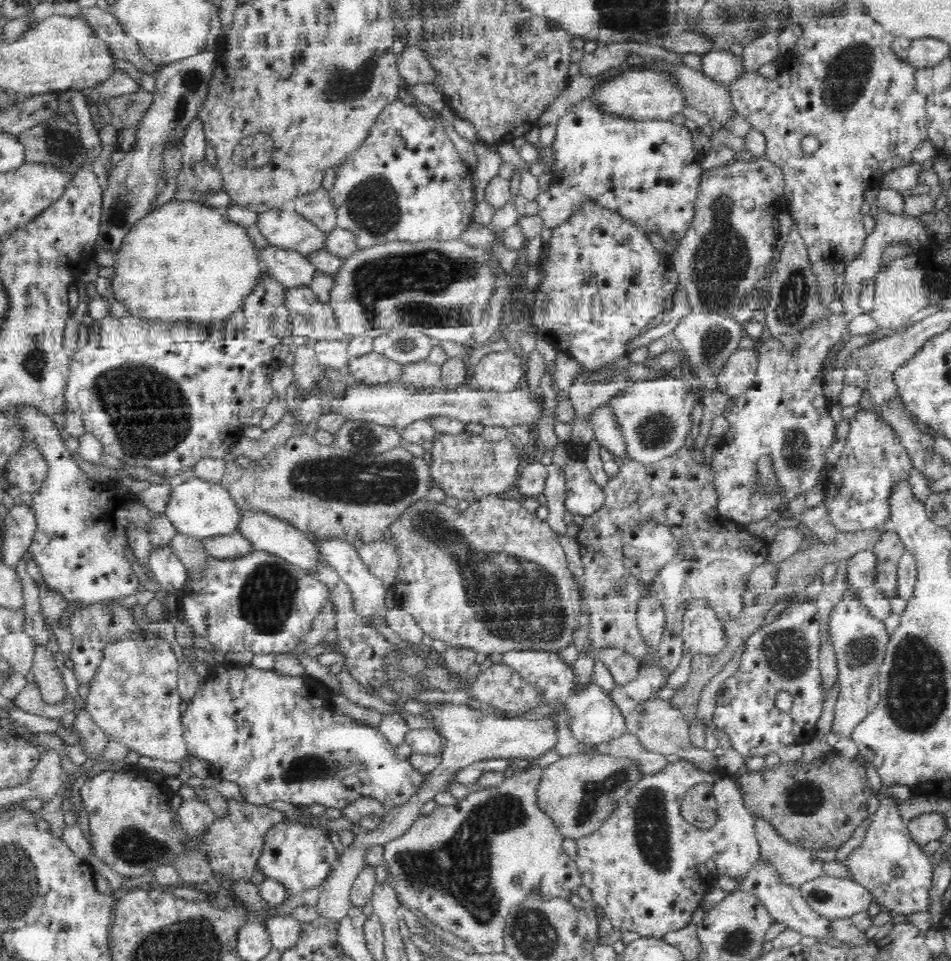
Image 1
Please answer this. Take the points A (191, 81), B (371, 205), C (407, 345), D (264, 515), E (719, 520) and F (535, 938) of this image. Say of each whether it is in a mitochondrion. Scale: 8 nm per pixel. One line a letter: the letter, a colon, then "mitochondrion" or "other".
A: mitochondrion
B: mitochondrion
C: mitochondrion
D: other
E: other
F: mitochondrion

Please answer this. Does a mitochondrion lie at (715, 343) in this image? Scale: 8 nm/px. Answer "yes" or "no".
yes

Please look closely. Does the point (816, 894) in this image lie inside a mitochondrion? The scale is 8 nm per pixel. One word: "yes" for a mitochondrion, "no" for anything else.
yes

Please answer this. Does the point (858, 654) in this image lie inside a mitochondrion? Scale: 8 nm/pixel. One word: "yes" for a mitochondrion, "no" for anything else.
yes

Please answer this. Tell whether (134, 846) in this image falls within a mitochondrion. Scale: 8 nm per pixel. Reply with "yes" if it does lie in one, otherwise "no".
yes

